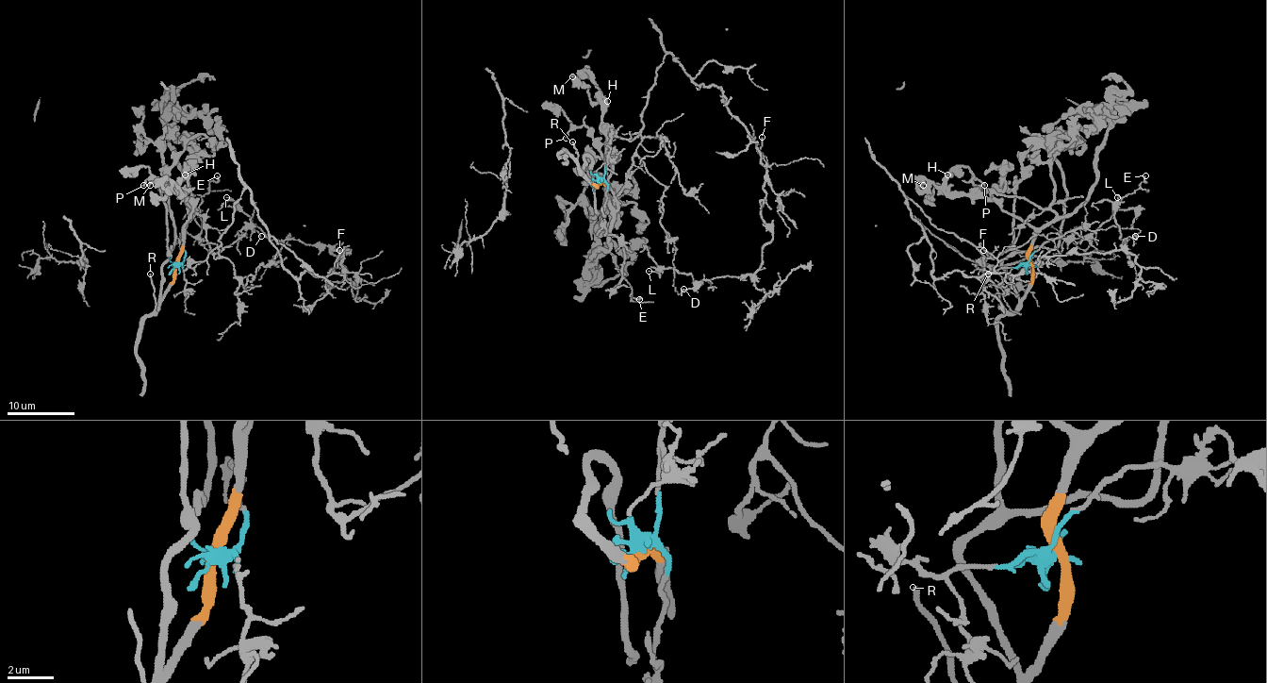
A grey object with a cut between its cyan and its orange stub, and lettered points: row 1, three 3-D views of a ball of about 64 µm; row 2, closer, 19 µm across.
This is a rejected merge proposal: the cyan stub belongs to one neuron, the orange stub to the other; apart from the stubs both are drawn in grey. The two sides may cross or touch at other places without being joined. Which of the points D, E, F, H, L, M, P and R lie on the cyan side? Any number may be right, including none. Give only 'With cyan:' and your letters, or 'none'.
With cyan: D, E, F, L

